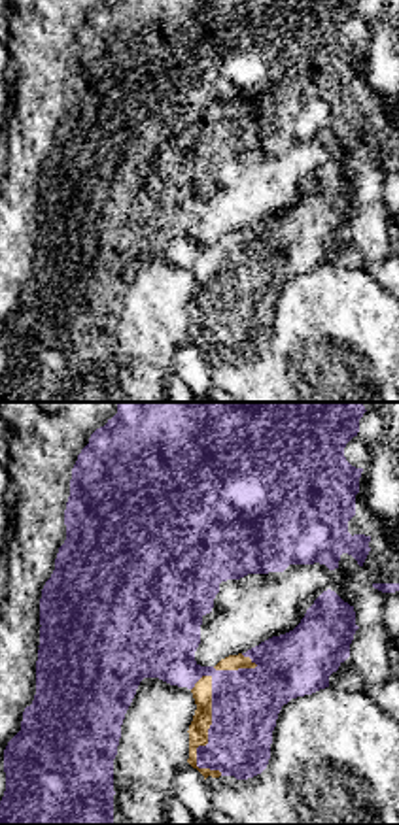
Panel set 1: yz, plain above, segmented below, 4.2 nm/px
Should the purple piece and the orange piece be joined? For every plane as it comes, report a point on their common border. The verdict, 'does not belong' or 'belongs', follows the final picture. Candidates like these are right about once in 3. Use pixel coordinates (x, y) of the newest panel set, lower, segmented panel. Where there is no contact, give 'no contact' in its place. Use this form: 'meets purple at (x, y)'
meets purple at (208, 733)

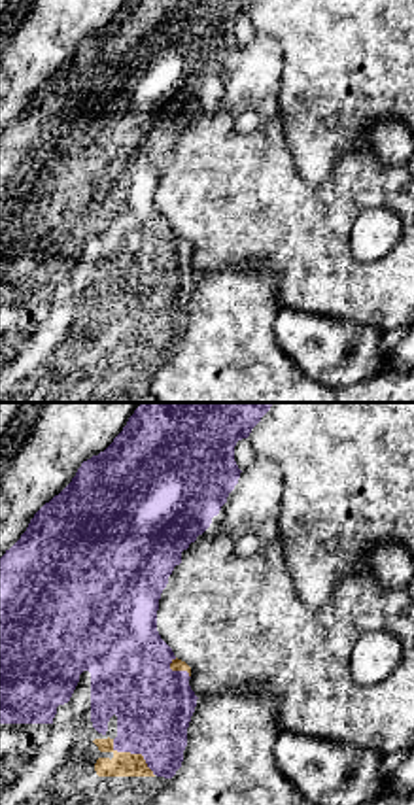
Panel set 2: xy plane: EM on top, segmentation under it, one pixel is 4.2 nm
meets purple at (135, 753)

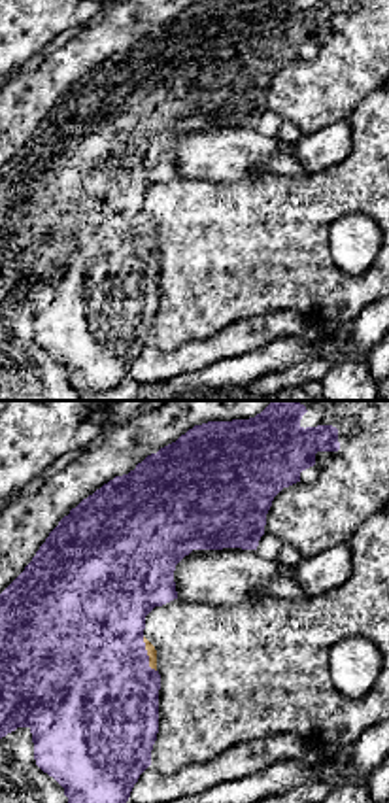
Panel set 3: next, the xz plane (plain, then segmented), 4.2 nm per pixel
meets purple at (146, 654)

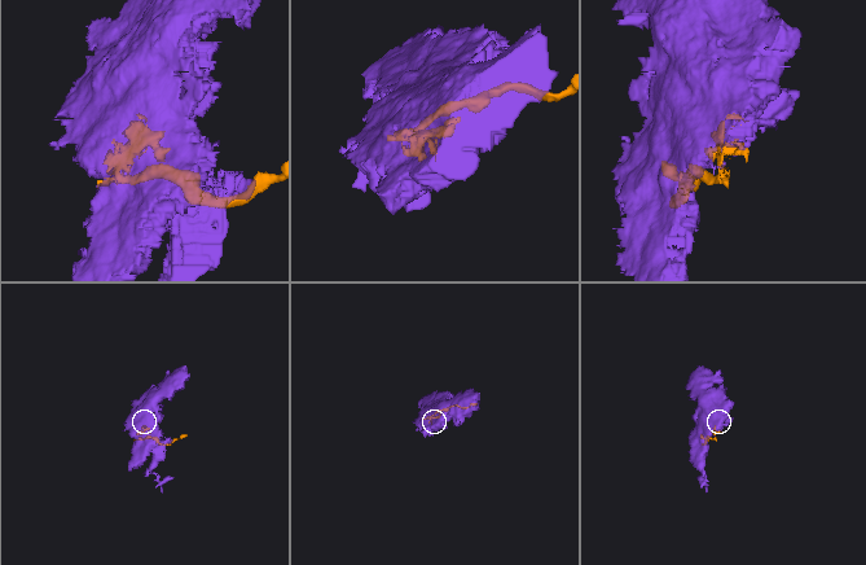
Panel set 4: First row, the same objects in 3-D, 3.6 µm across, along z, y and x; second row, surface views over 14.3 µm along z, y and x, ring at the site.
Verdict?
does not belong

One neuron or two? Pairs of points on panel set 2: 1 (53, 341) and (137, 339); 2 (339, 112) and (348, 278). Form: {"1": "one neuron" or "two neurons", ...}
{"1": "one neuron", "2": "two neurons"}

